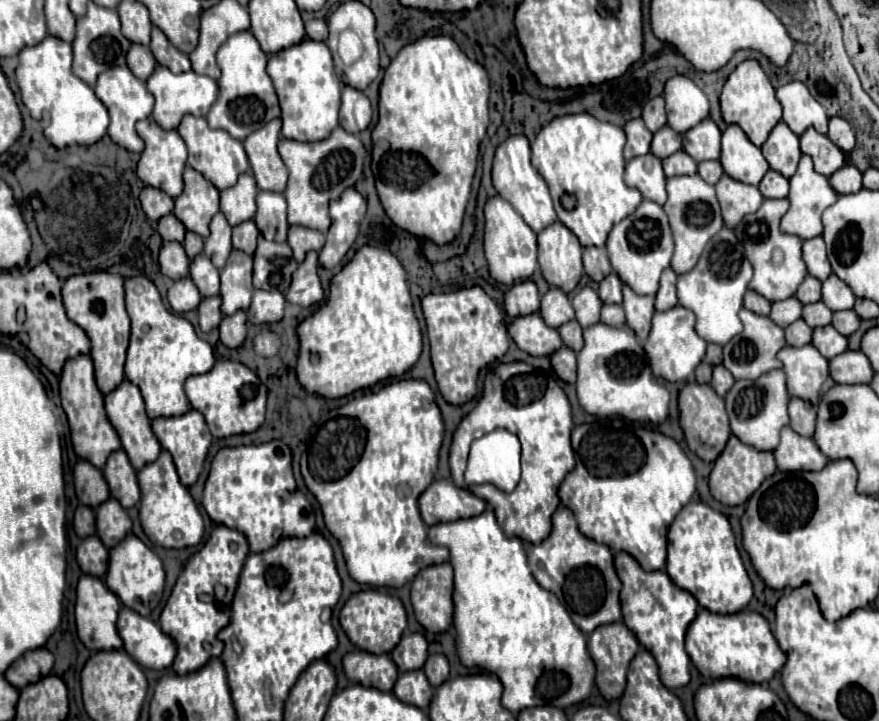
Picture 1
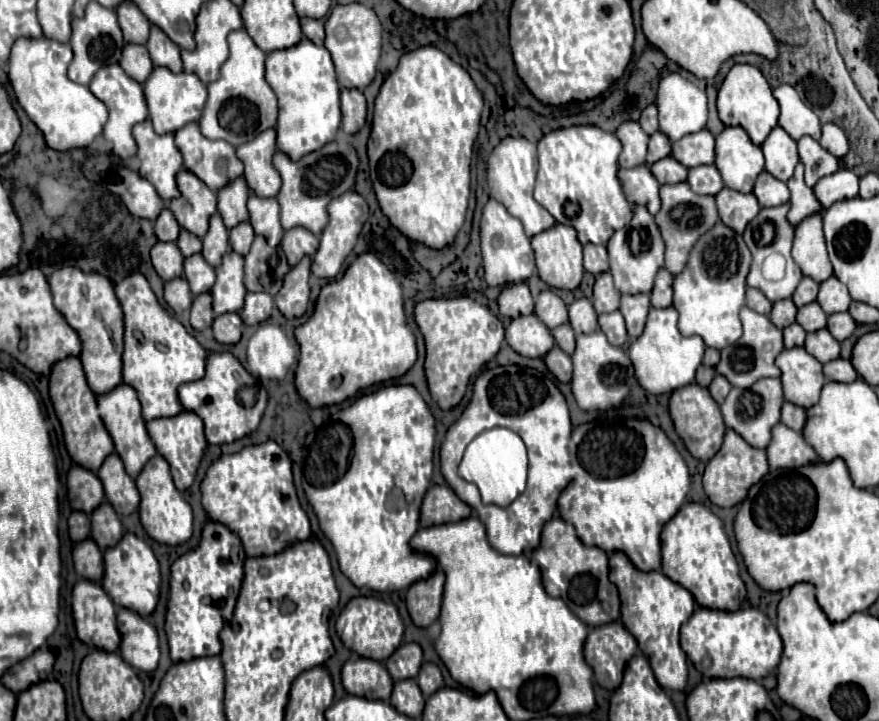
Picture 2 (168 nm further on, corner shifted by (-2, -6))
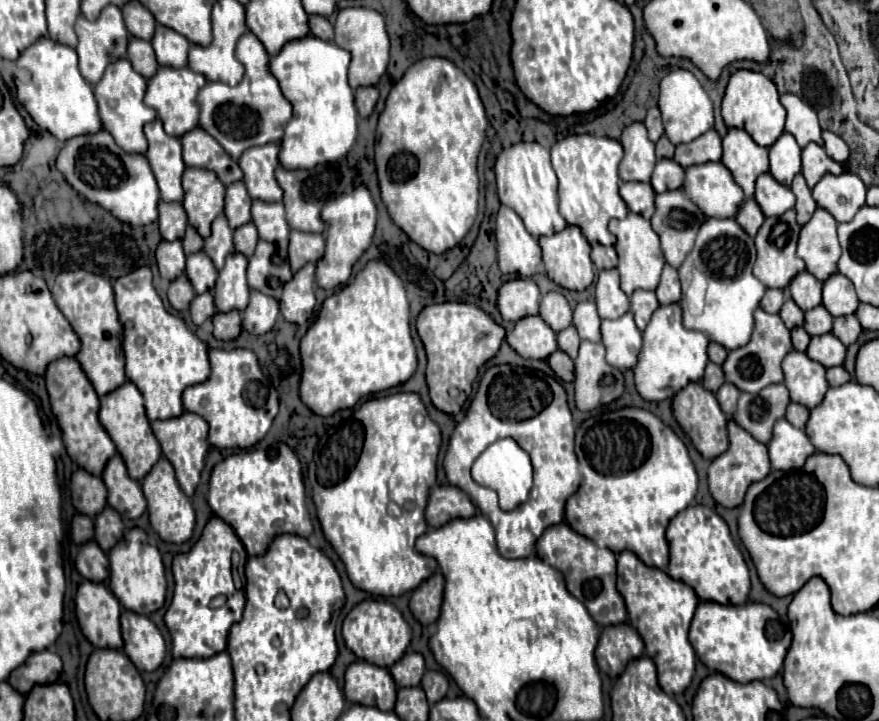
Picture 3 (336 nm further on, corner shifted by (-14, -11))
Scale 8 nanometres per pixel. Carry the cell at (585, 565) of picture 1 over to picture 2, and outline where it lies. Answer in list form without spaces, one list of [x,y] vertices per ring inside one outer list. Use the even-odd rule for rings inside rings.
[[[553,517],[545,523],[541,535],[541,547],[533,553],[533,563],[541,569],[543,587],[551,597],[561,597],[567,607],[589,627],[605,625],[619,619],[619,595],[617,587],[609,581],[609,555],[599,547],[587,547],[575,535],[575,529],[561,519]]]

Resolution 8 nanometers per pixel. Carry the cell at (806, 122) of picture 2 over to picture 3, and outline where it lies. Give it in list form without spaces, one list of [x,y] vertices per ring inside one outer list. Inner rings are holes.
[[[781,94],[781,104],[787,110],[785,132],[793,134],[801,148],[805,148],[809,142],[815,142],[821,146],[823,144],[821,126],[813,108],[801,98],[797,98],[795,94]]]

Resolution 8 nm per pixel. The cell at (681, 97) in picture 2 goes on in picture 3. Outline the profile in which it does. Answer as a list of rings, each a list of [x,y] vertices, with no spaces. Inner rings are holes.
[[[675,70],[669,72],[663,80],[661,80],[661,92],[659,92],[659,110],[663,116],[663,126],[665,126],[665,134],[671,140],[671,144],[683,144],[683,142],[691,142],[697,136],[701,136],[703,132],[707,132],[709,128],[713,128],[713,104],[711,98],[707,96],[707,92],[703,90],[703,86],[699,84],[699,80],[687,72],[687,70]]]

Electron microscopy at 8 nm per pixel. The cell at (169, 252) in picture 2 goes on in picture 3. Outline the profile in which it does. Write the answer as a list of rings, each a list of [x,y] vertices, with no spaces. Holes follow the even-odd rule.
[[[163,240],[157,246],[155,260],[157,260],[157,266],[159,266],[161,278],[175,280],[177,276],[181,276],[185,272],[185,252],[183,252],[183,246],[181,246],[181,240],[175,240],[175,242]]]

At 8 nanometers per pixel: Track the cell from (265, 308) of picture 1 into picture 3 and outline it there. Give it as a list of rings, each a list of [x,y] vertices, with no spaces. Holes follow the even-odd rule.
[[[251,290],[249,306],[243,310],[243,328],[255,336],[269,332],[277,320],[279,304],[275,298]]]

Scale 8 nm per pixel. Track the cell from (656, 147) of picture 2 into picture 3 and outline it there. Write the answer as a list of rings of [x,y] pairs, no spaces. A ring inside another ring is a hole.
[[[661,136],[659,142],[657,142],[657,158],[673,158],[673,152],[675,152],[675,146],[667,140],[667,136]]]

